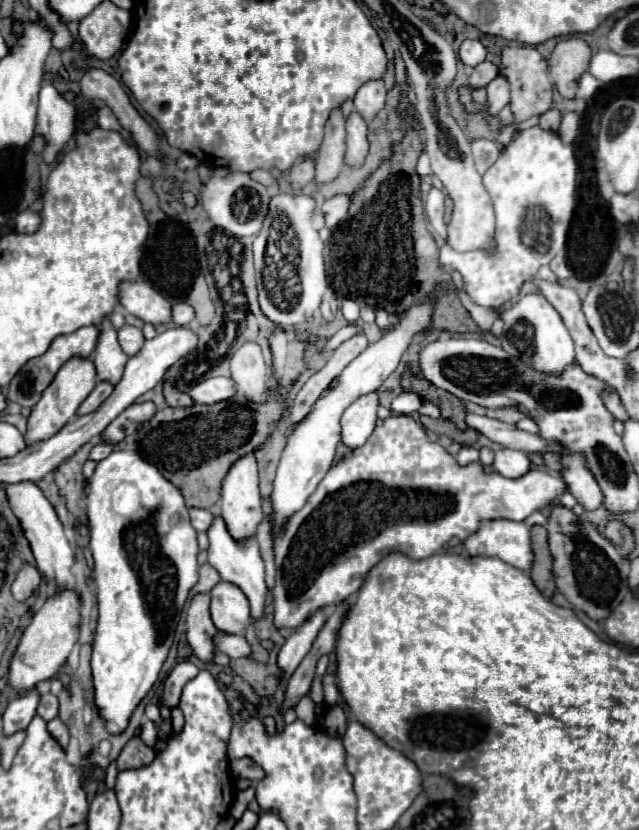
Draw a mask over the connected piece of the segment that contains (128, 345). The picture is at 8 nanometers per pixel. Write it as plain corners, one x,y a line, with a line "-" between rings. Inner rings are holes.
124,325
124,327
118,331
118,343
120,343
122,351
132,357
132,355
136,355
136,353
142,349
142,345
146,343
146,339
144,339
144,335
142,335
142,329

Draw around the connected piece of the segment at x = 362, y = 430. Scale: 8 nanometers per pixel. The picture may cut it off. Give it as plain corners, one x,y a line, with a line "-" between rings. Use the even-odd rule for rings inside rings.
366,393
358,397
344,413
342,413
342,441
348,447
362,447
376,427
376,409
378,409
378,393

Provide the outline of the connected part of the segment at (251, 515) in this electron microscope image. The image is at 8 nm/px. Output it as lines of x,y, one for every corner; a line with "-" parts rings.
254,453
242,455
228,471
222,483
222,505
220,513
226,521
226,527
234,539
246,539
256,533
256,527
262,521
262,497
258,491
258,467

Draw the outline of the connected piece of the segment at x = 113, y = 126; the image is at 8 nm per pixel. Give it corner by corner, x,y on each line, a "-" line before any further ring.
107,106
99,109
97,115
98,126
102,127
103,129
112,131
120,132
122,130
119,121

